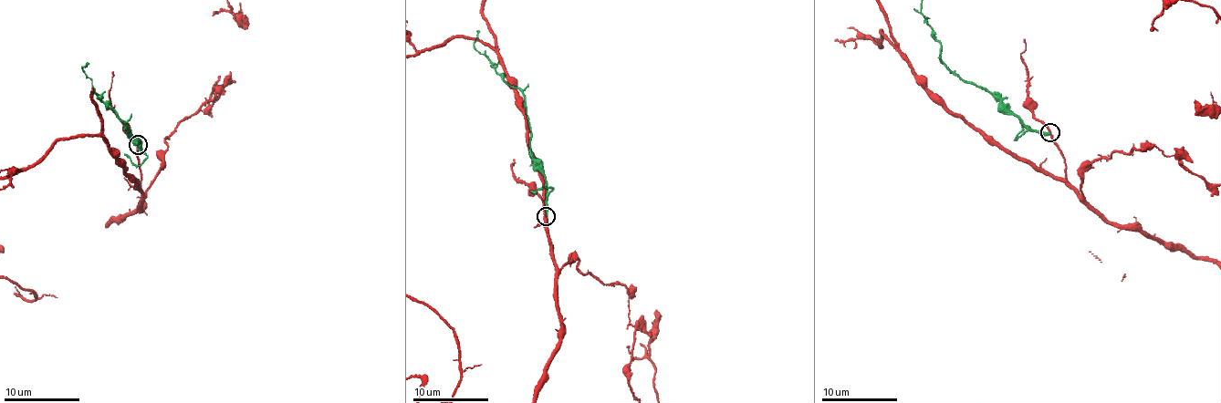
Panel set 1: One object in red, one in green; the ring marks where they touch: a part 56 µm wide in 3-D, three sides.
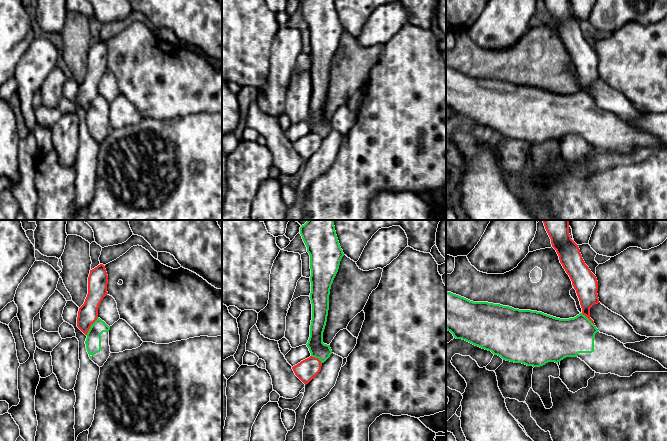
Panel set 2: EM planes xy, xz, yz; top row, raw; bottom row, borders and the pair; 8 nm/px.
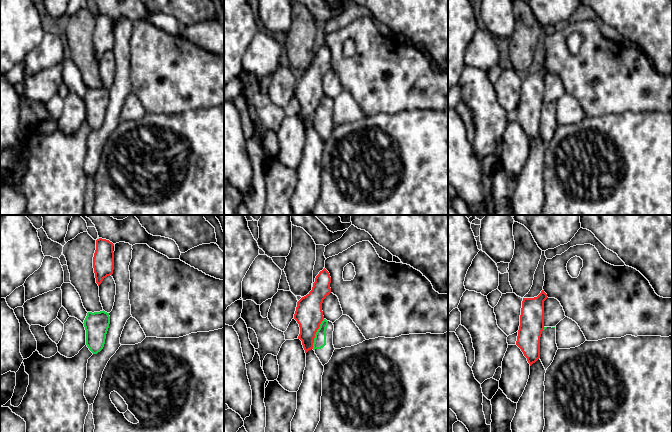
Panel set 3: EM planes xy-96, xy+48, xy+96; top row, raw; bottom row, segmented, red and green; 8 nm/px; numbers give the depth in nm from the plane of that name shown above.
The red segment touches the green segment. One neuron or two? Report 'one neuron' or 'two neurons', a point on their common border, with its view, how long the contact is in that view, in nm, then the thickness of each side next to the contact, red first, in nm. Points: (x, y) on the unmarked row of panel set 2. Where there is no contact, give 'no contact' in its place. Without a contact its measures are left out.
two neurons; meets red in xy at (90, 102); contact 180 nm long; 160 nm thick on the red side, 130 nm on the other

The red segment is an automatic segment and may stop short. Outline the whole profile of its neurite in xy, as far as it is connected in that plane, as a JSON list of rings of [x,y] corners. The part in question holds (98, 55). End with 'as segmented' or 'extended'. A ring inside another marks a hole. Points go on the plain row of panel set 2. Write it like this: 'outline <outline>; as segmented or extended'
outline [[[103,40],[90,46],[88,53],[88,70],[84,80],[79,84],[77,103],[87,111],[91,101],[98,94],[98,84],[107,68],[108,51]]]; as segmented

